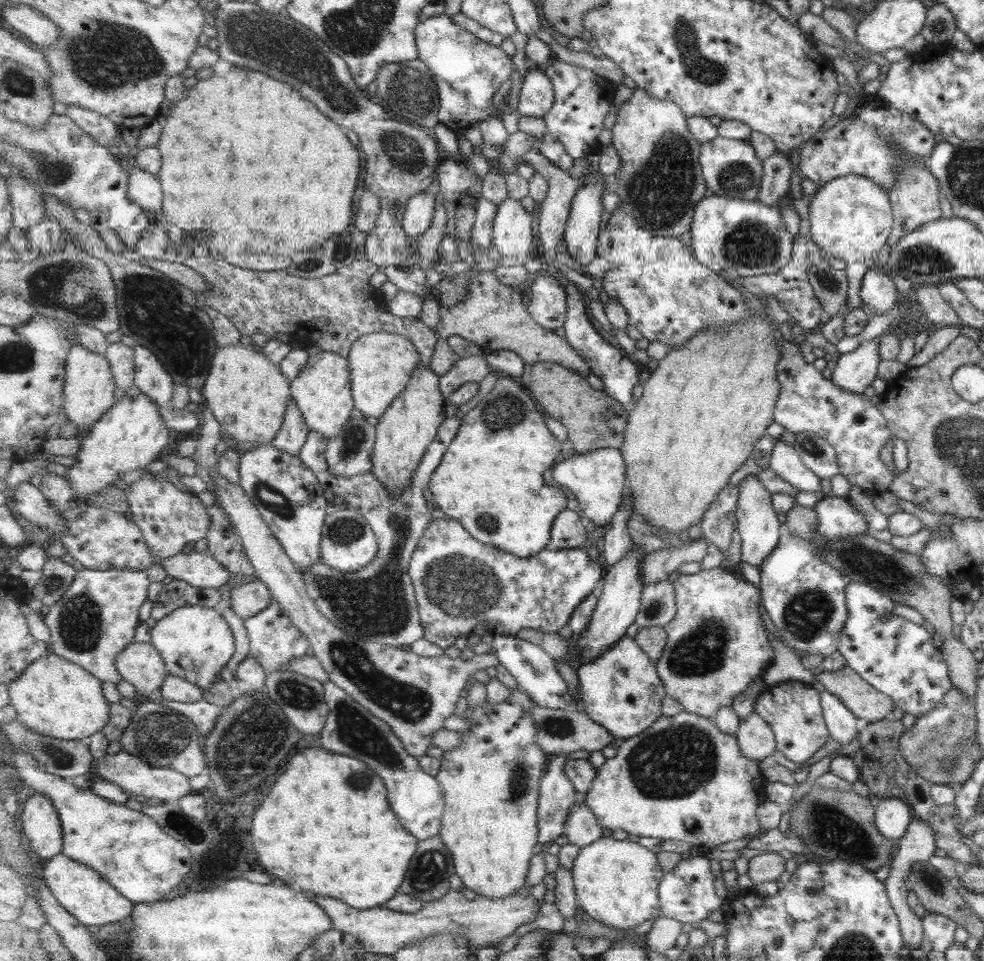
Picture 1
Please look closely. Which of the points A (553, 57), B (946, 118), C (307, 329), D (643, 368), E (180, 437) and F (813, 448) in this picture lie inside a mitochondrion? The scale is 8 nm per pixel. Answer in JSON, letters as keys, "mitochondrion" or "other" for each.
{"A":"other","B":"other","C":"other","D":"other","E":"other","F":"mitochondrion"}

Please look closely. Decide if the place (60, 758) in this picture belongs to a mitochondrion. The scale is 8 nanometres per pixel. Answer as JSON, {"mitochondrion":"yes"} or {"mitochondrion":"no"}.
{"mitochondrion":"yes"}

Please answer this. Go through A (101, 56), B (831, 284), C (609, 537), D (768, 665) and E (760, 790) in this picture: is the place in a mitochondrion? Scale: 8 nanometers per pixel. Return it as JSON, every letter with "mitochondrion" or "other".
{"A":"mitochondrion","B":"mitochondrion","C":"other","D":"other","E":"other"}

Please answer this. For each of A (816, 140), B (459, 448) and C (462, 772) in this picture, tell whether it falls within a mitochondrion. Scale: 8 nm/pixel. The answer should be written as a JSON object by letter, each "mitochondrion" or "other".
{"A":"other","B":"other","C":"other"}

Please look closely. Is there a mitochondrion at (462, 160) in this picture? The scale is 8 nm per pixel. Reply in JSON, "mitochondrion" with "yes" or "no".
{"mitochondrion":"no"}

